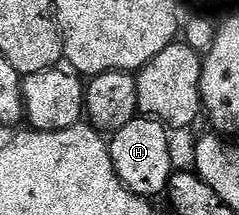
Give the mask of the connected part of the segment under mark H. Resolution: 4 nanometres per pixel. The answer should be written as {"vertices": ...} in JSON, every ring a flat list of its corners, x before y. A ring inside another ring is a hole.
{"vertices":[[137,116,121,131,113,134,109,141,113,167,121,179,121,183,138,197,156,199,168,192,173,166,171,166,171,137,168,126,162,121,154,121,151,117]]}

